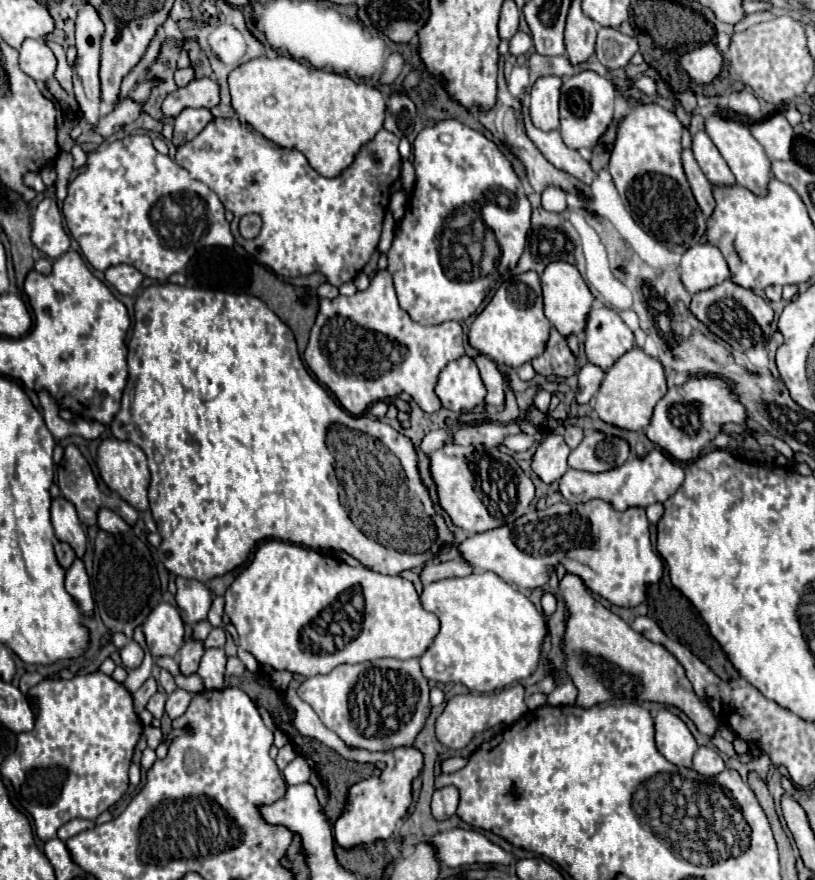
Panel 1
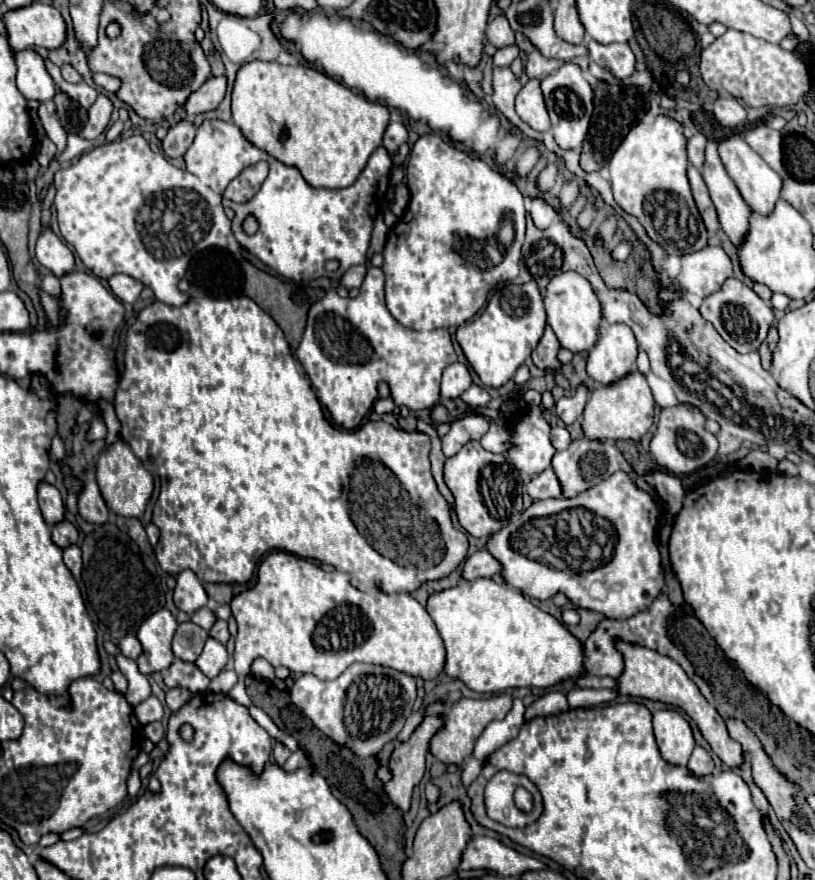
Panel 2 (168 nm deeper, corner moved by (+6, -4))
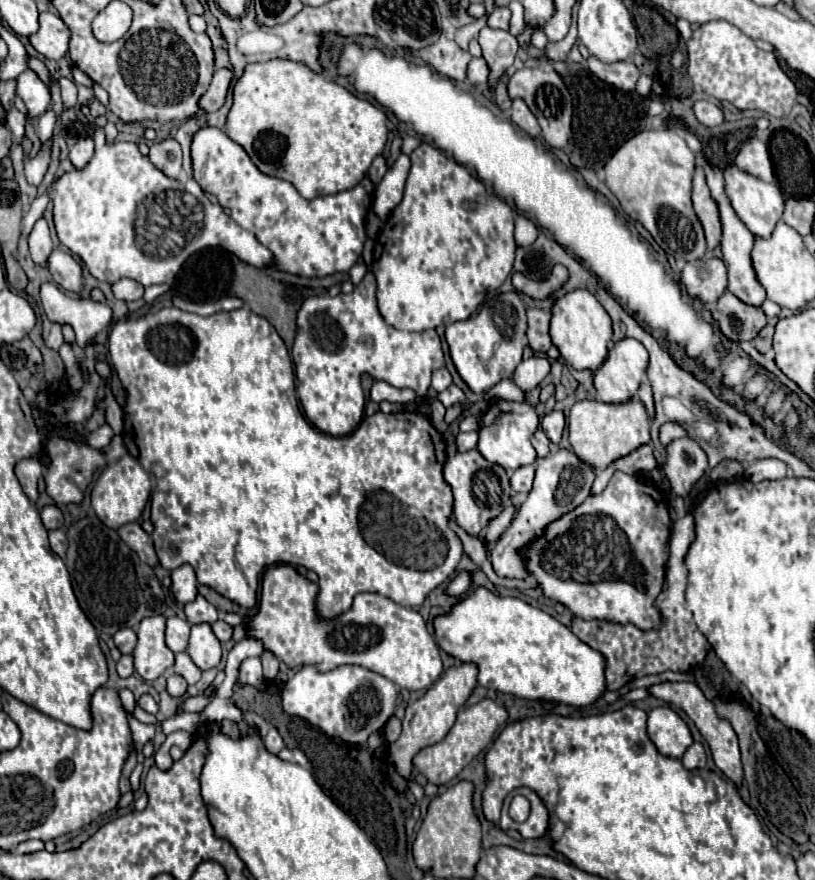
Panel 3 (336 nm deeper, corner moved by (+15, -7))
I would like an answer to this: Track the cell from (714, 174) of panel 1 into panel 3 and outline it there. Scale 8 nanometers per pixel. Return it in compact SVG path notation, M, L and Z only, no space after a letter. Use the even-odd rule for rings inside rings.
M705 165L705 177L707 177L707 185L709 191L719 207L719 219L721 219L721 227L723 227L723 237L721 237L721 251L723 251L723 261L727 265L727 273L729 273L729 291L739 297L743 303L749 305L761 305L765 301L765 289L761 287L761 283L755 277L753 265L751 265L751 249L753 249L753 233L745 227L745 223L741 223L741 219L737 219L737 213L733 211L725 189L723 189L723 171L715 165Z

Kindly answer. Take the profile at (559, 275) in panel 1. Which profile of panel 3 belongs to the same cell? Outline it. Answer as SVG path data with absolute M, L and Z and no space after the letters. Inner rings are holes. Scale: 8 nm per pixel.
M575 289L555 299L551 309L549 335L569 367L593 371L603 363L607 355L607 343L611 341L611 319L603 305L589 291Z

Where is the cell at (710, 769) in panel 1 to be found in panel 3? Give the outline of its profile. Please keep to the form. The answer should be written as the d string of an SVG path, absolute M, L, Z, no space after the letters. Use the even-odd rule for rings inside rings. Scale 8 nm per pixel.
M693 743L693 745L685 751L685 755L683 755L683 759L681 759L683 767L689 769L689 771L703 769L703 767L705 767L705 761L707 761L707 755L705 755L705 749L703 749L701 743Z

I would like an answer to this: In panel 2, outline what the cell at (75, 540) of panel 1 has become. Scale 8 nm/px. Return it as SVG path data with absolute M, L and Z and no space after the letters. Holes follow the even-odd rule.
M42 480L38 484L38 502L40 502L40 510L46 518L48 524L56 524L58 520L64 518L64 502L60 492L48 484L46 480Z

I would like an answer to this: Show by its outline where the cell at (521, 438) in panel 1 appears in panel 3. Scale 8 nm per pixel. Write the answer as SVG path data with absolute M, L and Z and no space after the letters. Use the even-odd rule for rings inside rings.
M477 431L459 433L459 435L457 435L457 450L469 451L469 449L475 449L475 447L477 447L477 441L479 441L479 433L477 433Z

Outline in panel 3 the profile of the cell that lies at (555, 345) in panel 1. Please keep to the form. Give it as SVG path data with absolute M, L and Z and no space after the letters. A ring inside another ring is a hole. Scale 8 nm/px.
M529 309L527 317L529 317L529 329L527 329L529 347L535 353L547 353L551 347L551 337L549 337L551 313L545 313L539 309Z

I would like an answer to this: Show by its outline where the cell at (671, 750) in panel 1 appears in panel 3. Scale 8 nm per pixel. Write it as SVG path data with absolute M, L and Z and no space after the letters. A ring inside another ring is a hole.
M655 707L647 719L647 733L657 751L665 757L681 759L693 743L687 723L669 707Z

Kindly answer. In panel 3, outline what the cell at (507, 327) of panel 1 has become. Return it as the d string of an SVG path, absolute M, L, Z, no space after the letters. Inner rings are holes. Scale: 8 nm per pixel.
M517 291L499 293L489 299L473 317L447 325L445 339L449 343L451 359L457 367L457 373L473 393L485 393L501 379L509 379L513 375L527 345L525 331L527 307Z

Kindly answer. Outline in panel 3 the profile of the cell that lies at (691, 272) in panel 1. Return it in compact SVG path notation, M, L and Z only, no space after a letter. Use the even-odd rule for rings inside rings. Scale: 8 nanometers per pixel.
M719 257L687 261L679 281L685 285L689 297L699 299L705 307L713 307L727 289L727 269Z

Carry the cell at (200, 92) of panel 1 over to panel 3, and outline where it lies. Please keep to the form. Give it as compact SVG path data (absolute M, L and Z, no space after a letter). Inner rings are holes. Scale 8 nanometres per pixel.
M217 69L215 71L213 81L211 81L207 93L201 97L201 103L199 103L201 111L213 113L213 111L217 111L225 103L225 95L227 95L231 77L233 77L233 73L229 69Z

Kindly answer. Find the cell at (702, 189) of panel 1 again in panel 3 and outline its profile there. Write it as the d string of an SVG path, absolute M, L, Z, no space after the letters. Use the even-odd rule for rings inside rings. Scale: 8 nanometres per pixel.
M697 167L695 177L693 177L693 209L703 225L705 237L707 237L707 247L715 249L719 245L721 239L721 223L719 223L719 213L717 213L717 205L709 193L709 187L705 183L705 175L703 169Z

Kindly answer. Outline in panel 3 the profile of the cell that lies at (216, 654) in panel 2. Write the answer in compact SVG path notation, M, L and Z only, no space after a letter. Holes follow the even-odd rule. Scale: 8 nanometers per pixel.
M207 623L191 627L191 639L189 639L187 653L191 655L193 663L201 671L209 671L209 669L219 665L219 661L221 661L221 643L213 635L213 631Z

